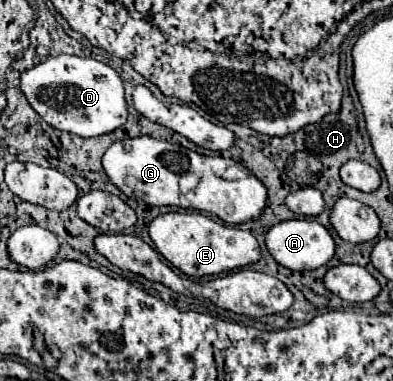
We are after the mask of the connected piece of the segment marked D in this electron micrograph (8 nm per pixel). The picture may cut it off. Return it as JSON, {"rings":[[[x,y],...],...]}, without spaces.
{"rings":[[[56,56],[26,70],[20,80],[30,106],[54,128],[82,138],[102,136],[127,122],[128,107],[123,81],[108,64],[94,58]]]}

